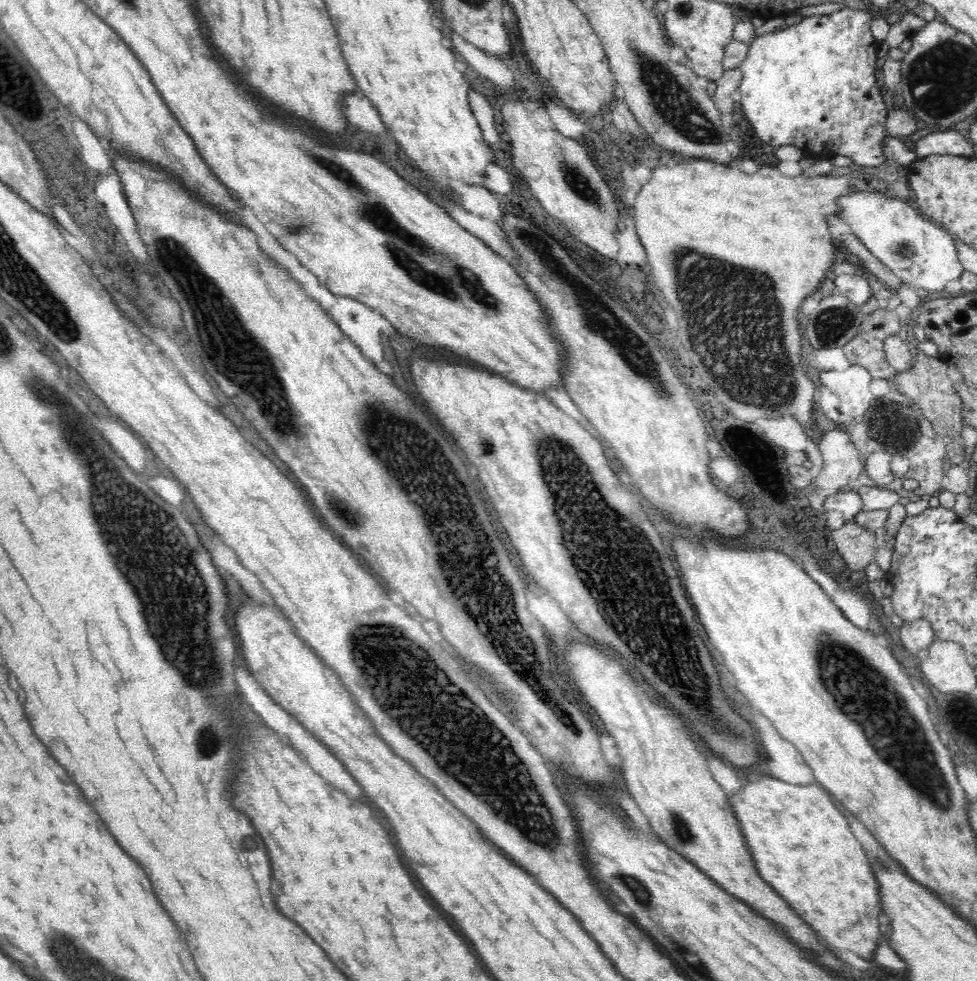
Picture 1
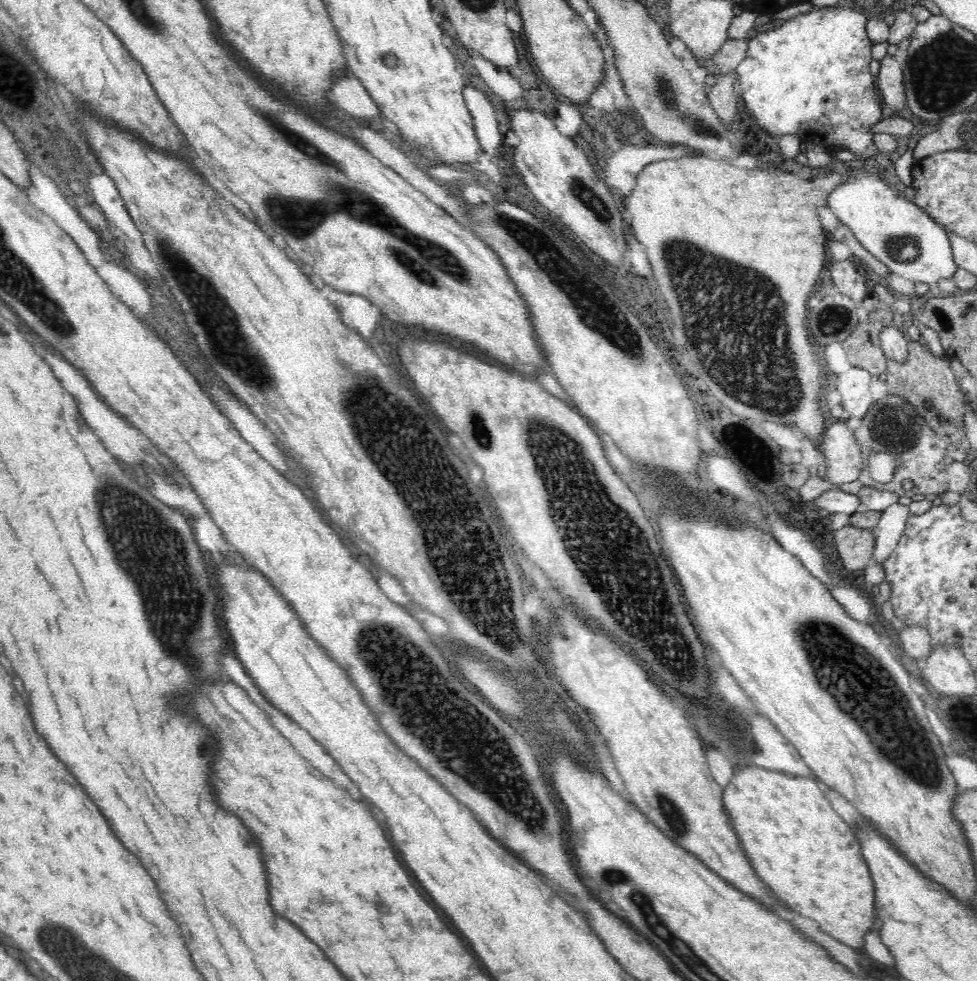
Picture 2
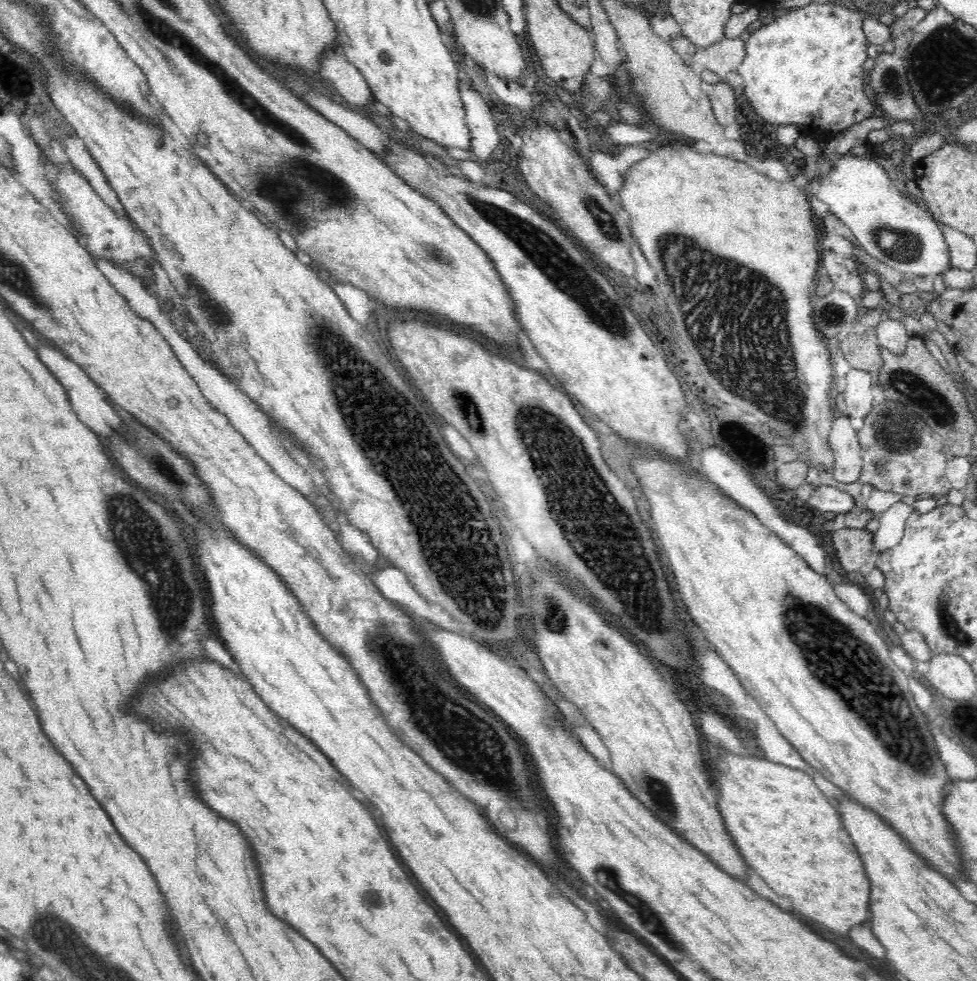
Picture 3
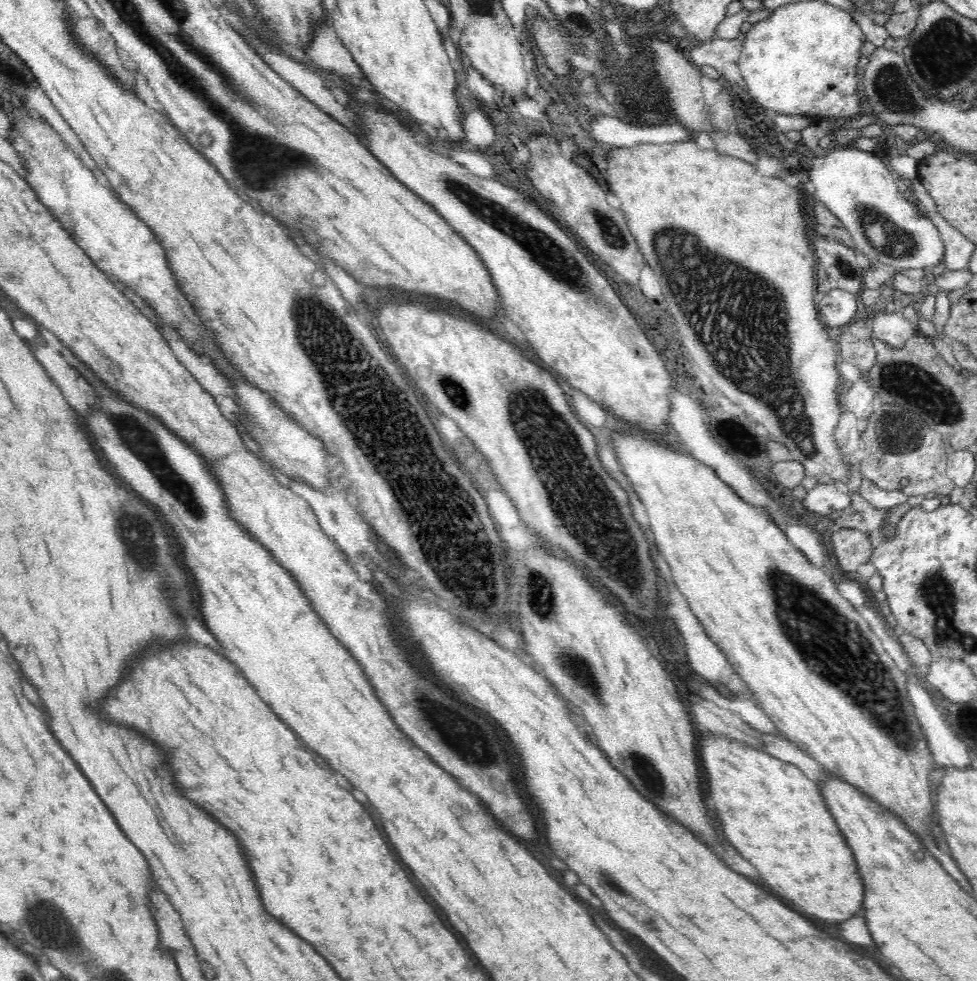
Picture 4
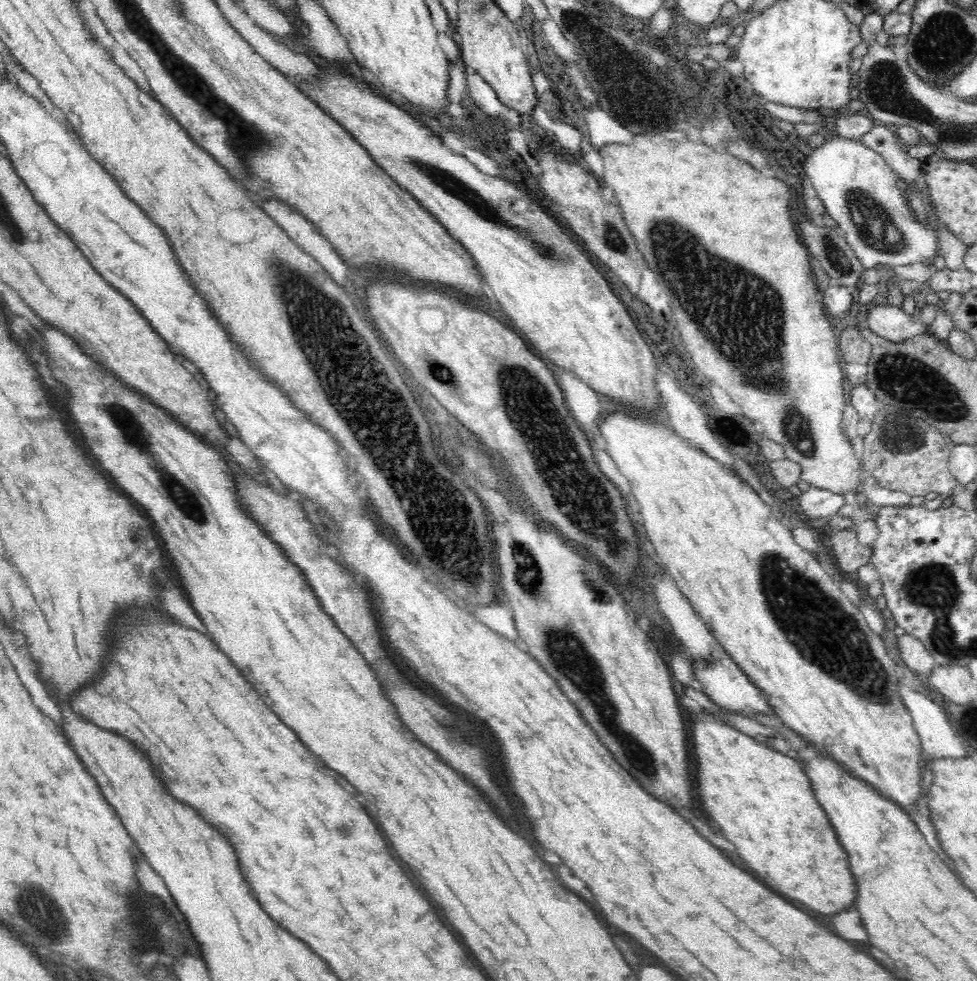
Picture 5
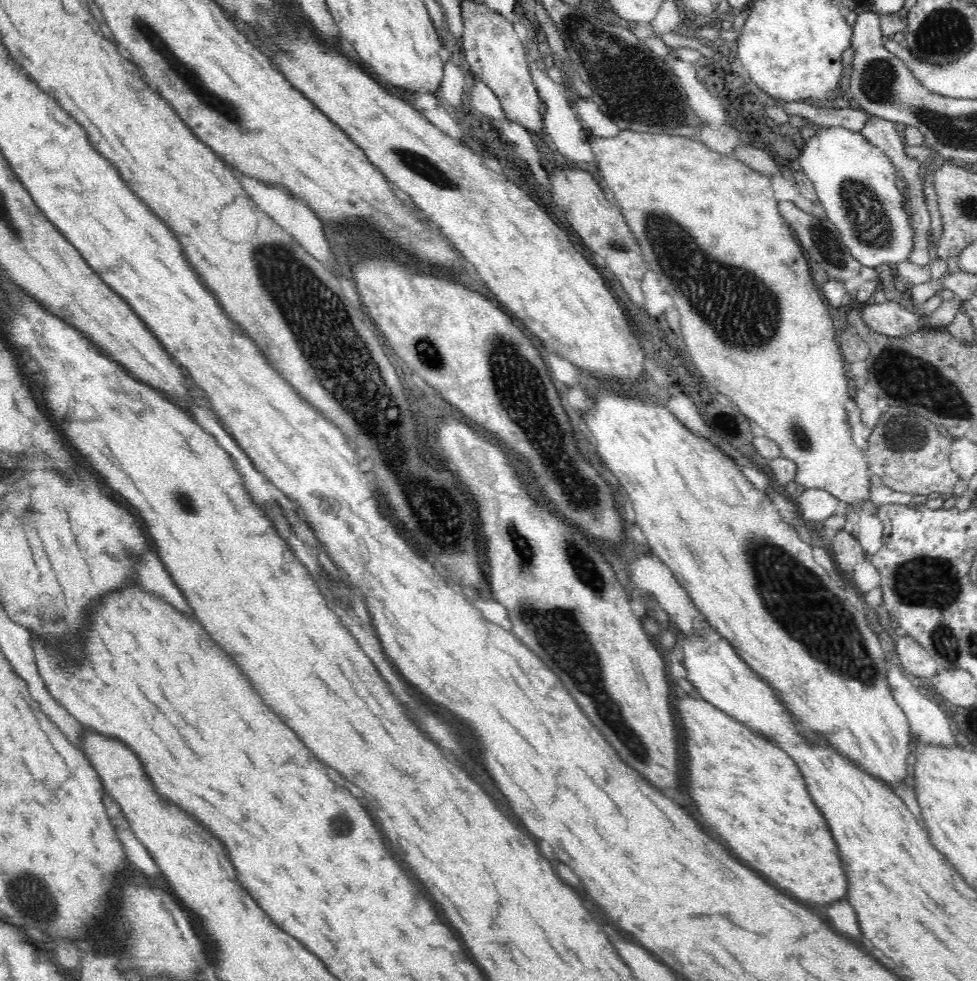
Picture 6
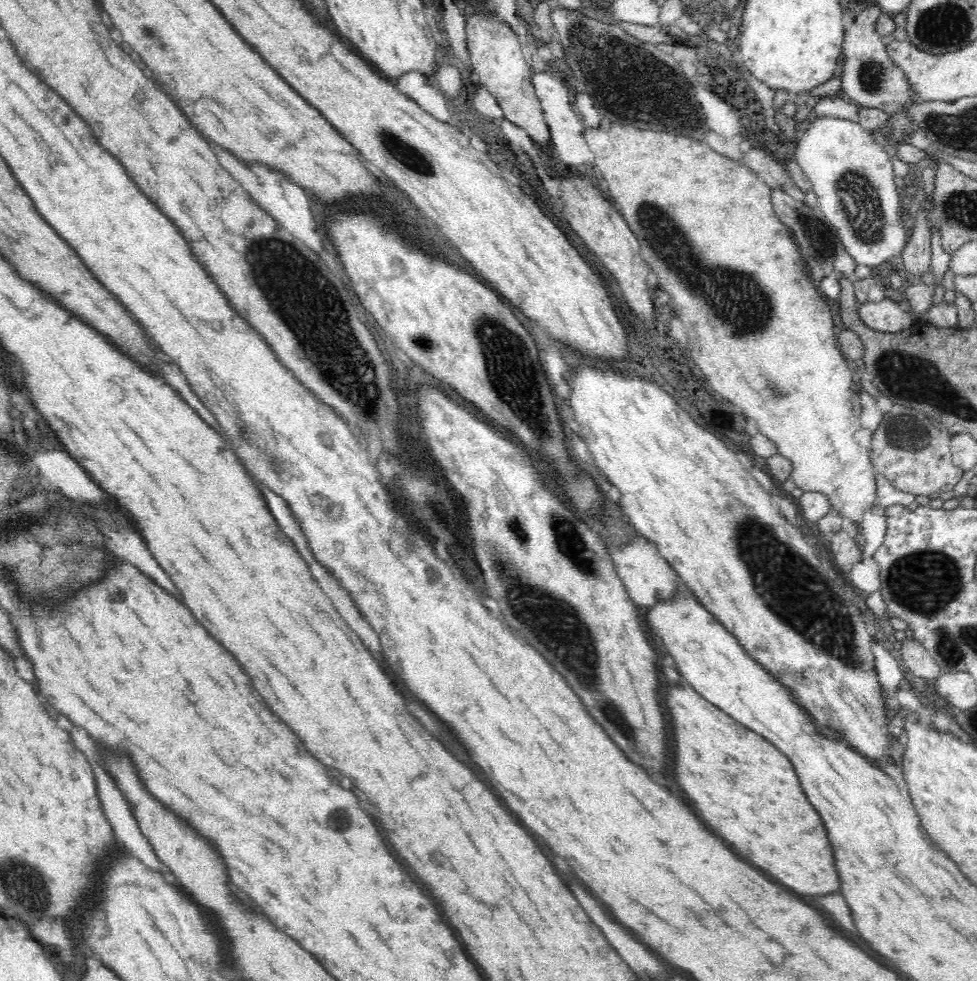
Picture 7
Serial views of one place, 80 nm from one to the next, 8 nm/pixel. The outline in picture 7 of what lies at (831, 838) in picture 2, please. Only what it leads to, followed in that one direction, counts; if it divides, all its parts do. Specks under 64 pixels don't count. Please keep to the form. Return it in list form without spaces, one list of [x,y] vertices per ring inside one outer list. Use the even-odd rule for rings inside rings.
[[[690,684],[670,685],[663,694],[671,712],[674,738],[674,780],[692,798],[694,808],[714,834],[732,844],[736,854],[770,874],[774,880],[798,894],[819,897],[838,891],[838,872],[834,868],[828,834],[818,812],[806,800],[790,759],[760,734],[740,724],[716,705],[708,702]]]

